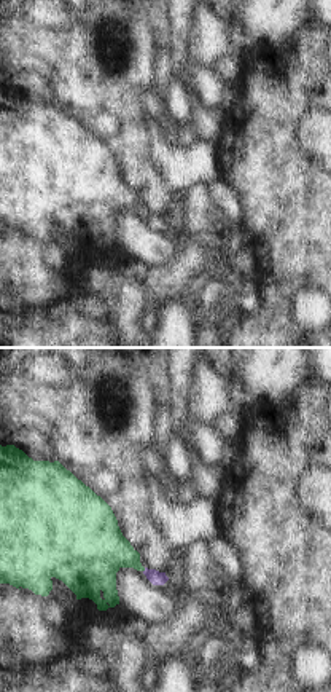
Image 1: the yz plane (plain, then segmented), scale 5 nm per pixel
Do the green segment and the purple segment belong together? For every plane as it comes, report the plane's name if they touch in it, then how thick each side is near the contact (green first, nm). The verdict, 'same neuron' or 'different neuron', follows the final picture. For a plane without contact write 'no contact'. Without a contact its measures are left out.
no contact

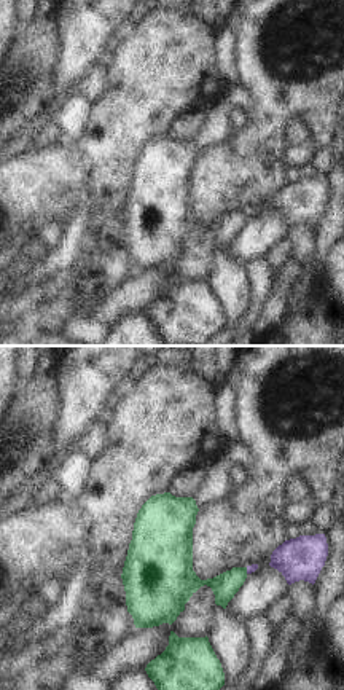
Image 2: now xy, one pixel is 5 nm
meets green in xy; 130 nm thick on the green side, 40 nm on the other

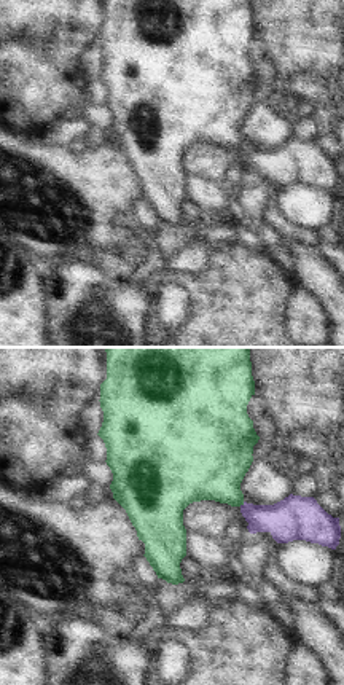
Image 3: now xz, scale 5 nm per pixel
meets green in xz; 360 nm thick on the green side, 200 nm on the other

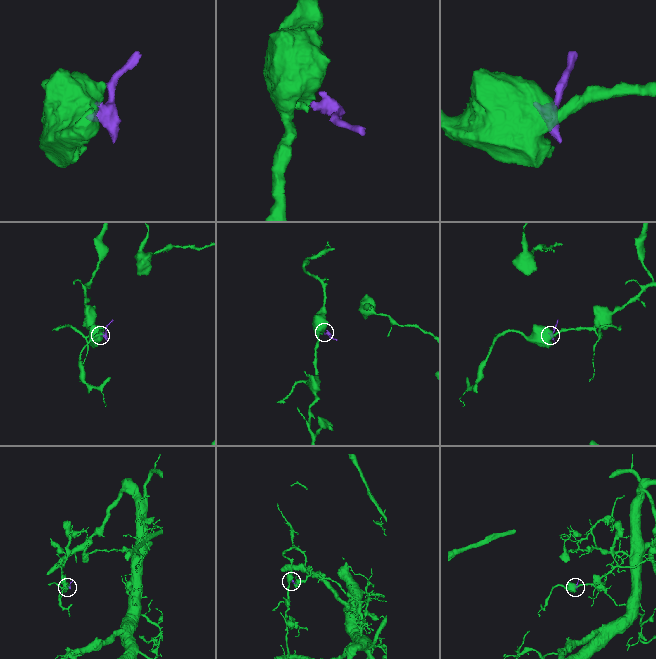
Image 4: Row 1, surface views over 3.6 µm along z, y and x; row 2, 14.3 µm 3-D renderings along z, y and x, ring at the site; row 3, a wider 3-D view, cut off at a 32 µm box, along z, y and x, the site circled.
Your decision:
same neuron

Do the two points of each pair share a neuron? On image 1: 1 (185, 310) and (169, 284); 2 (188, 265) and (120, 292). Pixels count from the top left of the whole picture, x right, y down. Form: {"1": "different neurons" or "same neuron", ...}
{"1": "different neurons", "2": "same neuron"}

